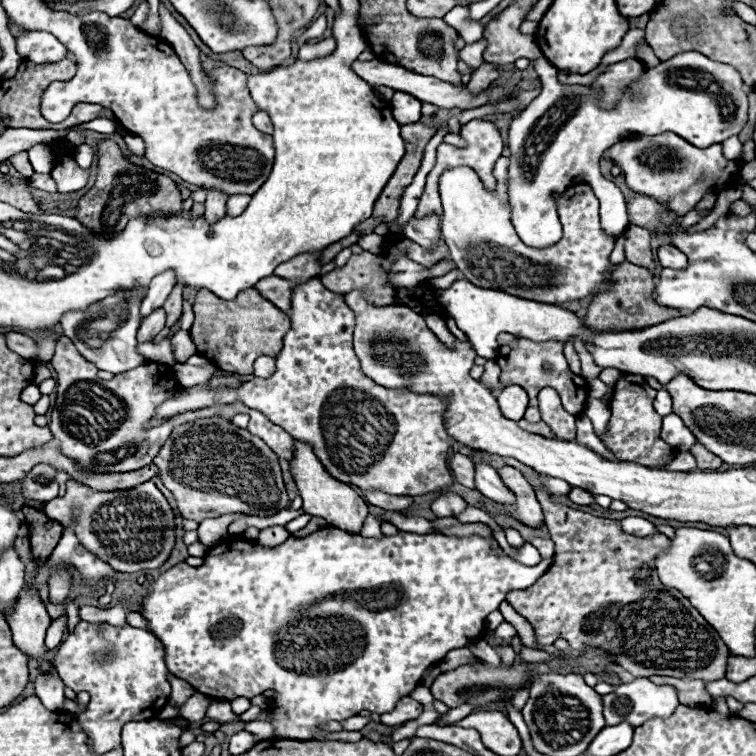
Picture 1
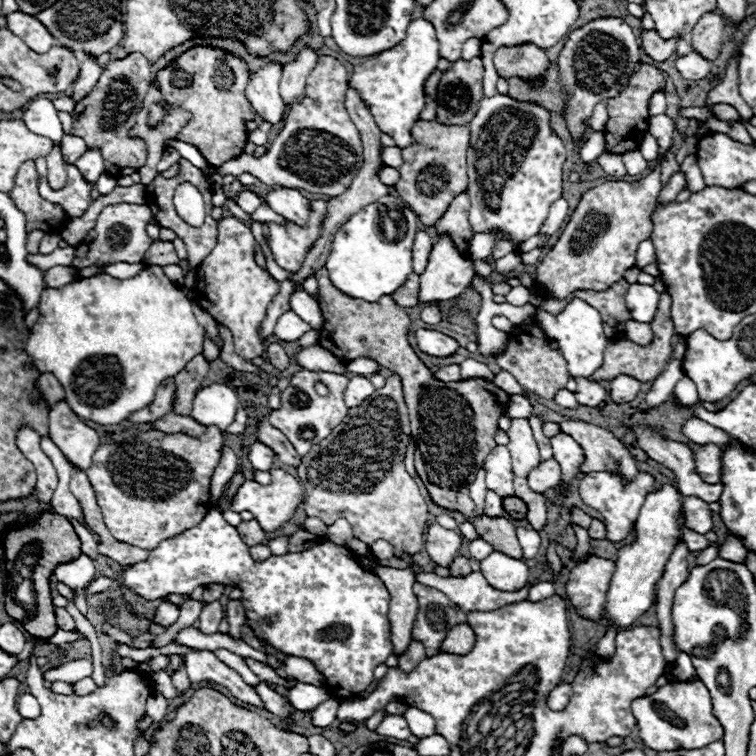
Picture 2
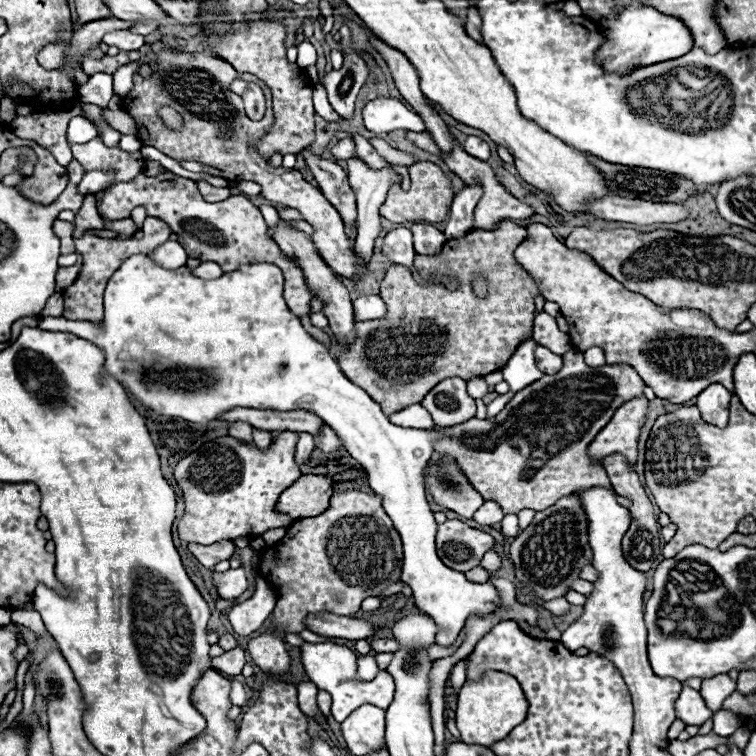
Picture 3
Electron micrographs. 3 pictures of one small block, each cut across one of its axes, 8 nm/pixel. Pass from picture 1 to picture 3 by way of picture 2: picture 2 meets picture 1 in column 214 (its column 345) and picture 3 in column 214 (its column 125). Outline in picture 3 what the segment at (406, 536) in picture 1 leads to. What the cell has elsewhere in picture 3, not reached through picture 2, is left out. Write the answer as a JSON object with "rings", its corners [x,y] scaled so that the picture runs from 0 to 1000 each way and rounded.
{"rings":[[[304,751],[304,754],[294,757],[294,759],[283,757],[280,759],[280,770],[283,770],[291,791],[296,791],[296,794],[315,791],[325,780],[325,775],[328,775],[325,757],[320,751],[312,751],[312,754]]]}

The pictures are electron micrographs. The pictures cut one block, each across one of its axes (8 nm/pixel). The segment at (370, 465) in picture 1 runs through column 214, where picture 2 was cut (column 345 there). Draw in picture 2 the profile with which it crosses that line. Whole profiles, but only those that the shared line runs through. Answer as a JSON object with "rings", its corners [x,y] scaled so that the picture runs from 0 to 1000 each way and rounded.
{"rings":[[[468,497],[468,500],[460,503],[460,511],[458,511],[458,516],[455,516],[455,534],[458,534],[460,540],[468,540],[468,537],[474,537],[479,529],[484,529],[487,524],[492,524],[495,516],[497,516],[497,513],[492,511],[492,505],[489,505],[487,500],[481,500],[481,497]]]}

